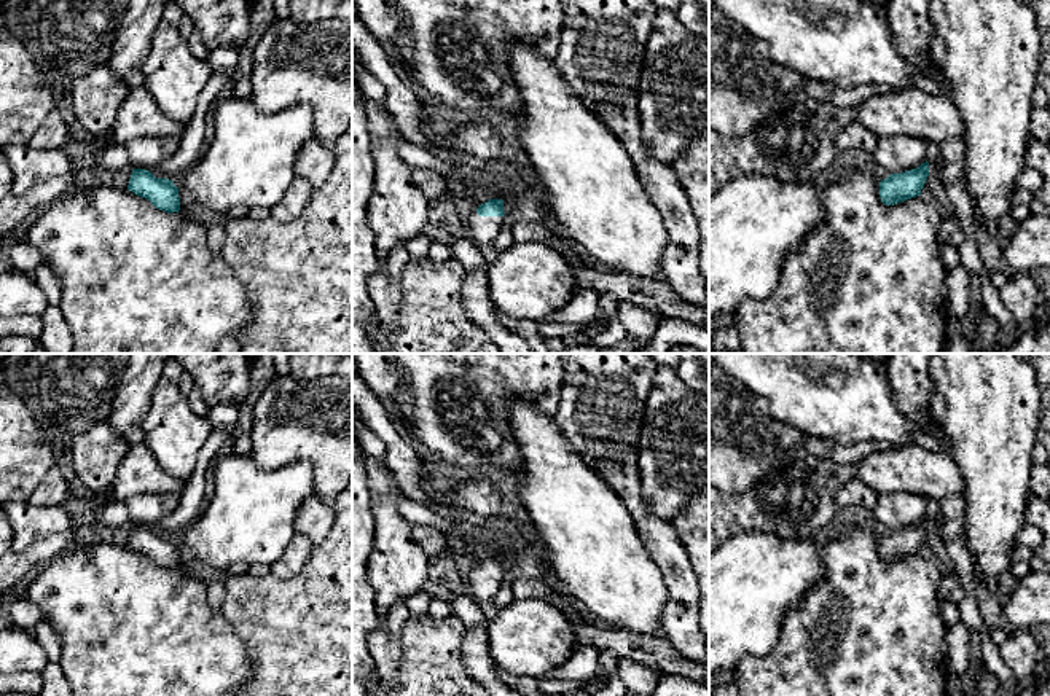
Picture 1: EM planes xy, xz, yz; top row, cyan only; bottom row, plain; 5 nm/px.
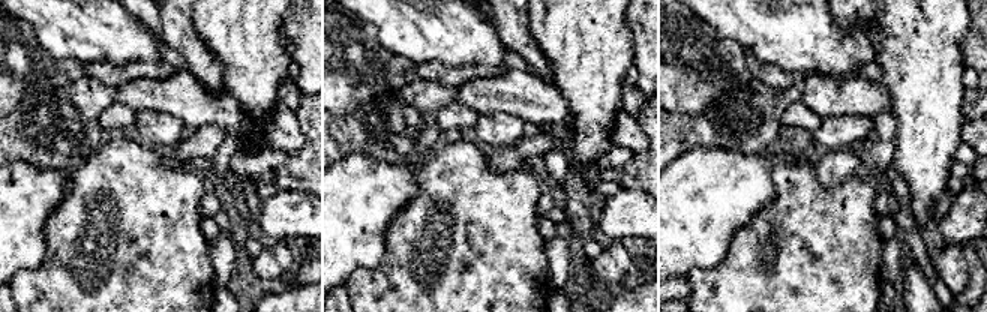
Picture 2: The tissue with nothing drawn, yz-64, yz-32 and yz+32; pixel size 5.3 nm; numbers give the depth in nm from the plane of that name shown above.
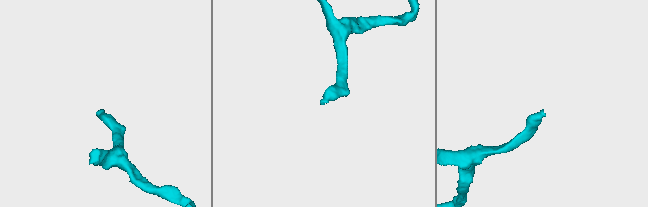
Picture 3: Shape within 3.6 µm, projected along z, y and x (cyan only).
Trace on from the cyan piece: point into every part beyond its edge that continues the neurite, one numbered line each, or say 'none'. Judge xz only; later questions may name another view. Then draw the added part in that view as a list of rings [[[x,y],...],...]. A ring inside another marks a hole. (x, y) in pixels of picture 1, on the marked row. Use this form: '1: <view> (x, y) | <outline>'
1: xz (483, 230) | [[[470,209],[460,223],[462,233],[468,234],[472,242],[483,250],[492,245],[500,228],[503,225],[503,217],[480,217],[476,209]]]

